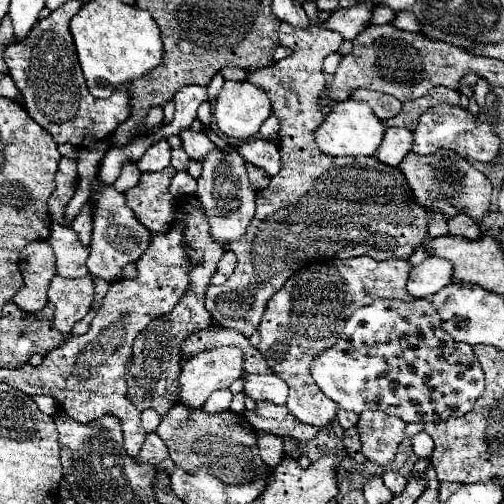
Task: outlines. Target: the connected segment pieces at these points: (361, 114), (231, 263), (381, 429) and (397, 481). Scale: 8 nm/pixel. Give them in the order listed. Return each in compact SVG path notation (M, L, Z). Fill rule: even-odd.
M355 99L333 105L331 113L325 117L323 125L315 131L315 143L327 155L375 155L385 135L385 125L377 119L373 109Z
M225 251L223 257L219 259L219 271L225 273L225 275L231 275L233 269L235 269L235 265L237 265L237 257L231 251Z
M365 411L359 415L361 453L383 467L387 467L397 453L397 445L405 439L405 421L401 417L389 417L381 411Z
M387 469L387 471L383 473L383 483L385 483L385 485L391 489L391 493L393 493L393 495L399 495L399 493L405 489L407 479L405 479L403 475L399 475L397 471Z

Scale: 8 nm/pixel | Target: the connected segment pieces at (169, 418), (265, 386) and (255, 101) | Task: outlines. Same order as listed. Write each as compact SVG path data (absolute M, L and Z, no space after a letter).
M175 405L157 427L157 435L169 447L173 461L201 461L201 467L211 467L223 483L249 483L267 465L257 453L257 431L243 415L223 411L209 415L203 409L191 411L185 405Z
M271 373L271 375L247 375L243 393L255 401L263 399L263 401L273 401L275 405L285 405L289 389L287 389L285 381L281 377L277 377L275 373Z
M225 81L215 99L215 121L233 139L251 139L269 117L269 97L249 81Z

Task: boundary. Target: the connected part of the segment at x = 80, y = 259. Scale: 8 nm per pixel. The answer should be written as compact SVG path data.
M53 225L49 243L57 257L57 273L65 277L83 277L89 275L85 265L89 257L89 245L83 245L77 233L67 225Z

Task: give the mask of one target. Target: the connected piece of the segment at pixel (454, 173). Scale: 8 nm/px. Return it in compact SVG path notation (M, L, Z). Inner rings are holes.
M437 151L435 155L415 155L409 153L399 169L403 171L407 183L415 193L415 201L433 211L443 213L445 217L455 217L457 213L467 213L475 221L481 221L485 211L489 209L491 199L491 183L489 179L477 171L465 157L453 151Z

